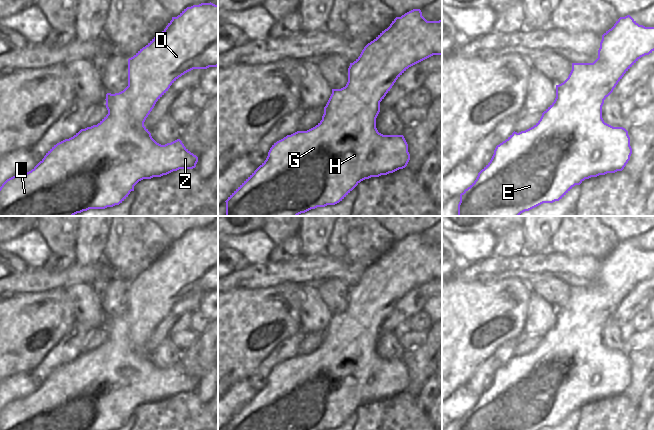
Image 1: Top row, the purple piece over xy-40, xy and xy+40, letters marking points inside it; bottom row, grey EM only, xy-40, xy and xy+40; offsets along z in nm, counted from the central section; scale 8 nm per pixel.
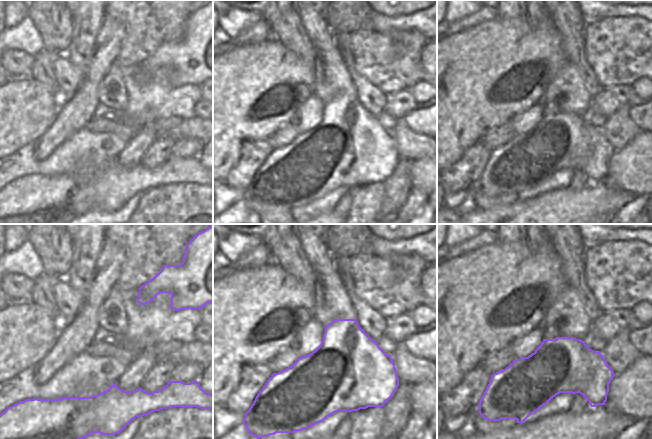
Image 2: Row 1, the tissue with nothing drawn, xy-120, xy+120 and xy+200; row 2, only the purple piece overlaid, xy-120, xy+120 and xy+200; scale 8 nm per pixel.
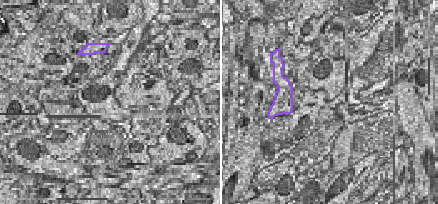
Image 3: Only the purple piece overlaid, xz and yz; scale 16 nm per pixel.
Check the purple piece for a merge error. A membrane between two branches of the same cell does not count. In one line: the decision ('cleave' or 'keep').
keep

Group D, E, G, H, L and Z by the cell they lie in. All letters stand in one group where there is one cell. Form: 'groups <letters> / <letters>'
groups D E G H L Z

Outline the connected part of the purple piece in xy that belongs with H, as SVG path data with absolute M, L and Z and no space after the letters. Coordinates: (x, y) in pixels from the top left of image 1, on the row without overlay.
M413 233L401 241L396 241L390 250L382 255L373 265L368 267L360 280L350 287L348 292L348 306L341 313L332 313L332 318L324 331L322 344L307 355L297 355L287 359L272 369L266 384L228 421L226 430L327 430L335 429L342 425L361 405L371 401L379 401L393 397L407 390L410 384L408 368L403 359L383 359L376 352L376 342L380 336L380 326L390 315L396 304L411 290L433 280L442 280L442 243L439 245L427 245L420 233Z

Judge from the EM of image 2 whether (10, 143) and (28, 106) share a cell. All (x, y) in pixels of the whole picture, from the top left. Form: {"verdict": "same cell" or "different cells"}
{"verdict": "same cell"}

